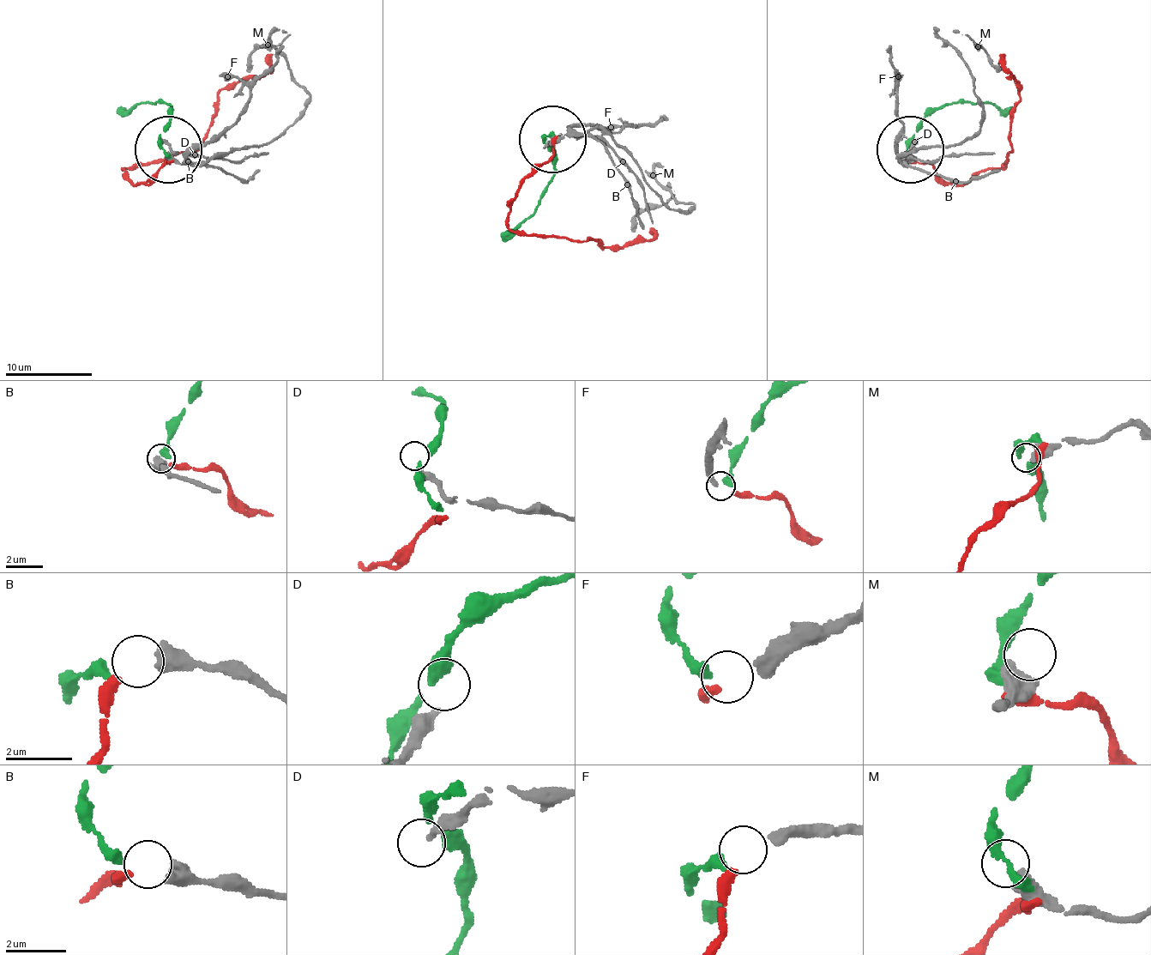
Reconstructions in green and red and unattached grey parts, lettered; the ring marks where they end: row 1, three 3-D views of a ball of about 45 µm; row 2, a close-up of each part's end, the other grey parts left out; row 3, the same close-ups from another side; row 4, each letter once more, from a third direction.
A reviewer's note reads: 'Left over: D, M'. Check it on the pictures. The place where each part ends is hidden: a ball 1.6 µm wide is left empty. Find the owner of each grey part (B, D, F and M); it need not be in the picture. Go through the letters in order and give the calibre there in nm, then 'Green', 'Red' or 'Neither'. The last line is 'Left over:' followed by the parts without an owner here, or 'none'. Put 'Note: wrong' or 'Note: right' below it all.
B: Thickness 550 nm. Green
D: Thickness 280 nm. Neither
F: Thickness 380 nm. Red
M: Thickness 600 nm. Neither
Left over: D, M
Note: right

